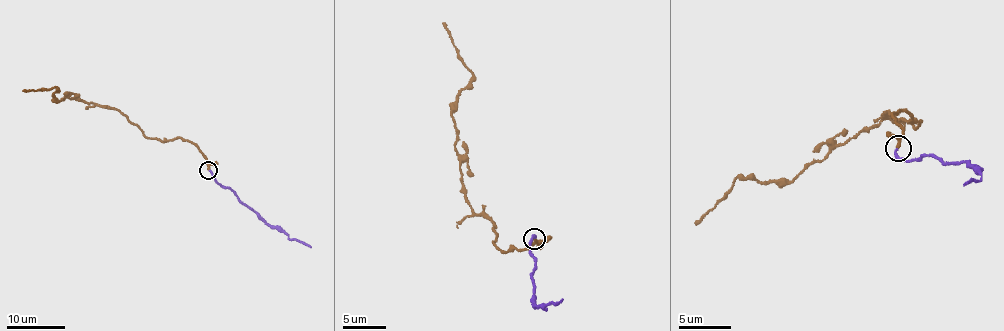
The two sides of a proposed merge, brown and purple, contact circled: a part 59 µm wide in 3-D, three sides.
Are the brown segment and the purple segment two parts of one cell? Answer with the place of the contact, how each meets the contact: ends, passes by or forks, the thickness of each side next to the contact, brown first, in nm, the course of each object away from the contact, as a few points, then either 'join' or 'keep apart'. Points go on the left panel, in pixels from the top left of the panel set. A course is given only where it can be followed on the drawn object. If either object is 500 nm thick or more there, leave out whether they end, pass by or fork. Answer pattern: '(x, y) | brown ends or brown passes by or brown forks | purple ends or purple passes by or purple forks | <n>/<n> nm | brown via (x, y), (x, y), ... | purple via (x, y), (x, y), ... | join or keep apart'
(208, 170) | brown passes by | purple ends | 160/130 nm | brown via (209, 169), (207, 158), (190, 141), (146, 137), (117, 110), (66, 96), (57, 101), (54, 86), (23, 90) | purple via (209, 171), (259, 218), (288, 238), (297, 239), (310, 247) | join

